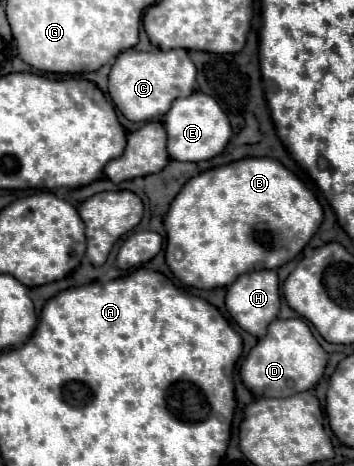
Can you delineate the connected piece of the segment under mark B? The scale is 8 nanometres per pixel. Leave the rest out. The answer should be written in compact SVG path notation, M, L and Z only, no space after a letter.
M243 158L243 160L237 160L237 162L231 162L231 164L225 164L225 166L217 166L217 168L211 168L207 172L201 172L197 176L193 176L183 188L181 192L173 198L167 214L165 214L165 230L167 230L167 248L165 248L165 262L169 266L169 270L173 272L175 278L179 278L183 284L187 286L193 286L193 288L201 288L201 290L211 290L211 288L221 288L221 286L229 286L237 280L237 276L245 274L245 272L251 272L251 270L263 270L263 268L279 268L283 264L287 264L289 260L293 260L303 248L305 244L311 240L311 236L317 232L319 224L323 220L323 208L321 204L317 202L317 198L313 196L313 192L293 174L289 172L281 162L277 160L271 160L271 158Z

